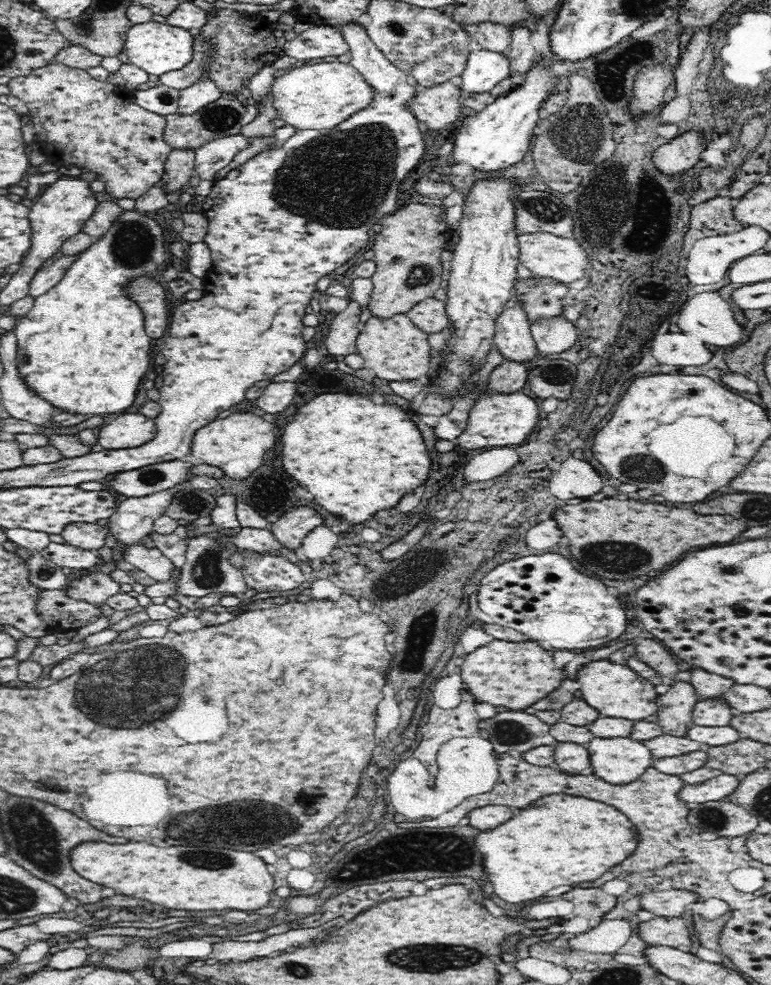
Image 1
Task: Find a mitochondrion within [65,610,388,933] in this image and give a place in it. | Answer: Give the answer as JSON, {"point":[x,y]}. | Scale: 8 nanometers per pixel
{"point":[132,686]}

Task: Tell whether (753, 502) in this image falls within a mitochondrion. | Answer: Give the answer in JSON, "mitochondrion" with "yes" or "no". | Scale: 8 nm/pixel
{"mitochondrion":"yes"}

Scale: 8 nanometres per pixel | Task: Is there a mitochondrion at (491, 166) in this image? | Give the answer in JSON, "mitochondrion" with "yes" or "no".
{"mitochondrion":"no"}

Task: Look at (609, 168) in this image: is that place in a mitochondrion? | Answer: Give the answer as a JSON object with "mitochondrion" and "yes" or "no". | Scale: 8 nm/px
{"mitochondrion":"yes"}

